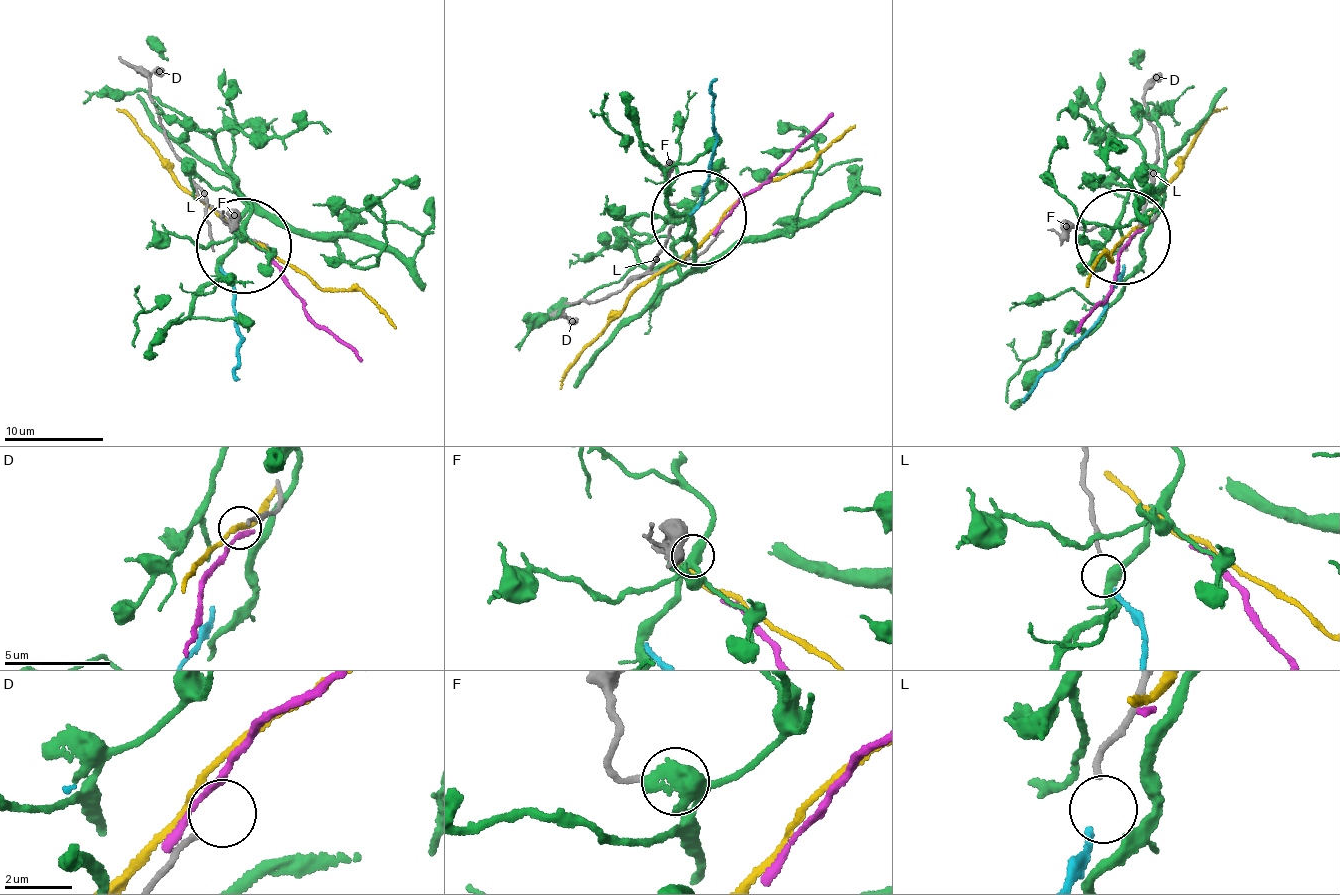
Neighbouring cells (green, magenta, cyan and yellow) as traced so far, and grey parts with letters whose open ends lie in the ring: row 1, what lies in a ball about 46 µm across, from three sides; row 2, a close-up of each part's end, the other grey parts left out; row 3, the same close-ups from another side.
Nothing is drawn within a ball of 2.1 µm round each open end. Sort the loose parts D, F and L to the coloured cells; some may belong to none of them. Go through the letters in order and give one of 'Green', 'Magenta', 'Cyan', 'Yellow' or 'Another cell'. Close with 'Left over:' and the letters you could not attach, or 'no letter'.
D: Another cell
F: Green
L: Cyan
Left over: D

